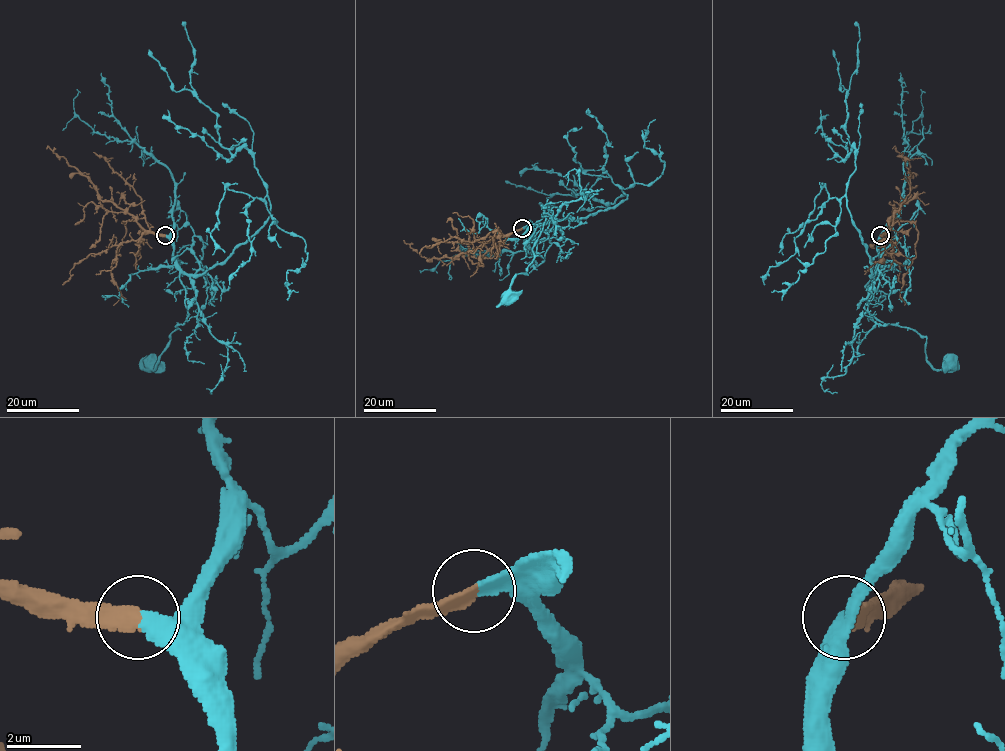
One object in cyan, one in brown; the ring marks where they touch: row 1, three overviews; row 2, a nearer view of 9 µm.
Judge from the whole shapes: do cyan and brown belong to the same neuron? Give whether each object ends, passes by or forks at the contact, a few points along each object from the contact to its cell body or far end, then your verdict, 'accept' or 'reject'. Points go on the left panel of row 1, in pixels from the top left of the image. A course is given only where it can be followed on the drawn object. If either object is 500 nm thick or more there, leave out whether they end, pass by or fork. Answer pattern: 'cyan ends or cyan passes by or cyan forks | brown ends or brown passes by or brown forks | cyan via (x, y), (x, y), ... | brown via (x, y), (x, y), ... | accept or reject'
cyan ends | brown ends | cyan via (165, 235), (173, 245), (188, 316), (175, 327), (155, 369), (152, 362) | brown via (165, 235), (145, 230), (131, 215), (112, 202), (104, 201), (87, 177), (71, 167), (63, 157), (46, 148) | accept

